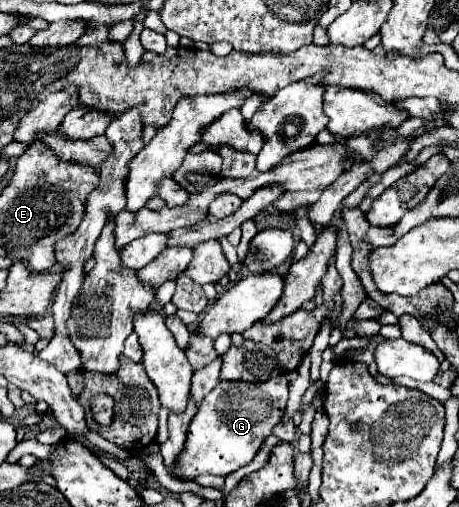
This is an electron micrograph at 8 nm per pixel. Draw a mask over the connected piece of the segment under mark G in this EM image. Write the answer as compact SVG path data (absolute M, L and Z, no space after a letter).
M284 375L254 385L246 381L220 381L198 405L198 413L192 417L186 431L184 451L174 461L172 475L180 481L194 481L194 477L206 473L226 477L248 465L284 415L286 401L288 379Z

